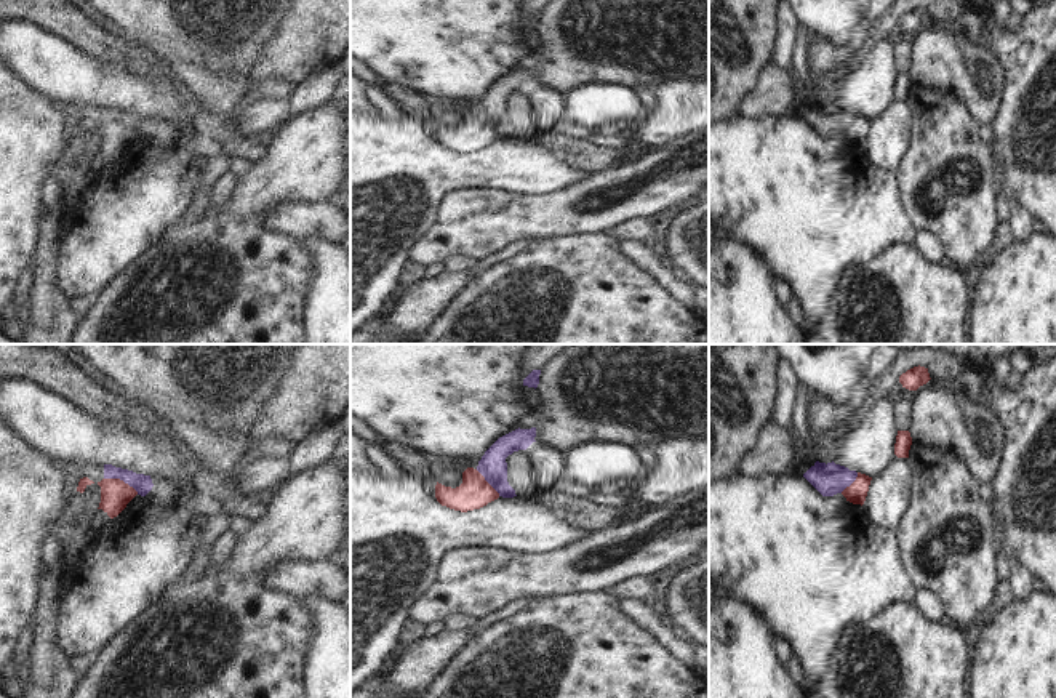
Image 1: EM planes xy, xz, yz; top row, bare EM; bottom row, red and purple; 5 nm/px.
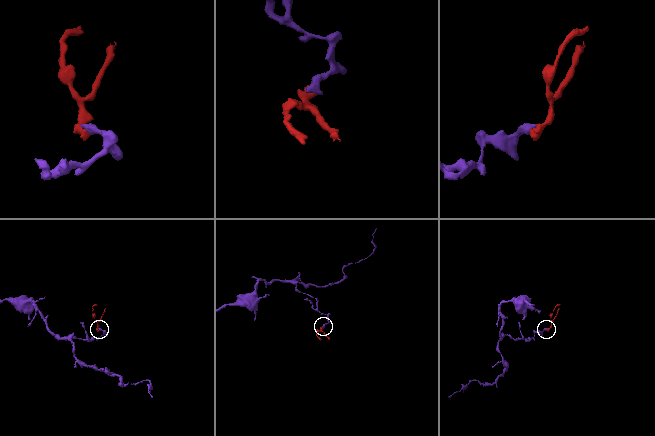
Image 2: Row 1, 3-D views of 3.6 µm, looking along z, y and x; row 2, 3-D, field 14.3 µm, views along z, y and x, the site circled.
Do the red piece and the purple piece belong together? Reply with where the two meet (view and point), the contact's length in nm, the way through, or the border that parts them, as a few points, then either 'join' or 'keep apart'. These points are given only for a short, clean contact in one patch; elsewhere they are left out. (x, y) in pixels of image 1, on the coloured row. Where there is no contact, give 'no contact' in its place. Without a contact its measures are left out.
meets red in xy at (122, 481); contact 190 nm long; border along xy (104, 477), (119, 477), (138, 493); keep apart

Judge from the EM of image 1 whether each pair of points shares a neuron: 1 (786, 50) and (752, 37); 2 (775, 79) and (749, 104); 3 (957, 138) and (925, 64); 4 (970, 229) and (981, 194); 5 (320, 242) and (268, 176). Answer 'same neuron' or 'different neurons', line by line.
1: different neurons
2: same neuron
3: different neurons
4: same neuron
5: different neurons

